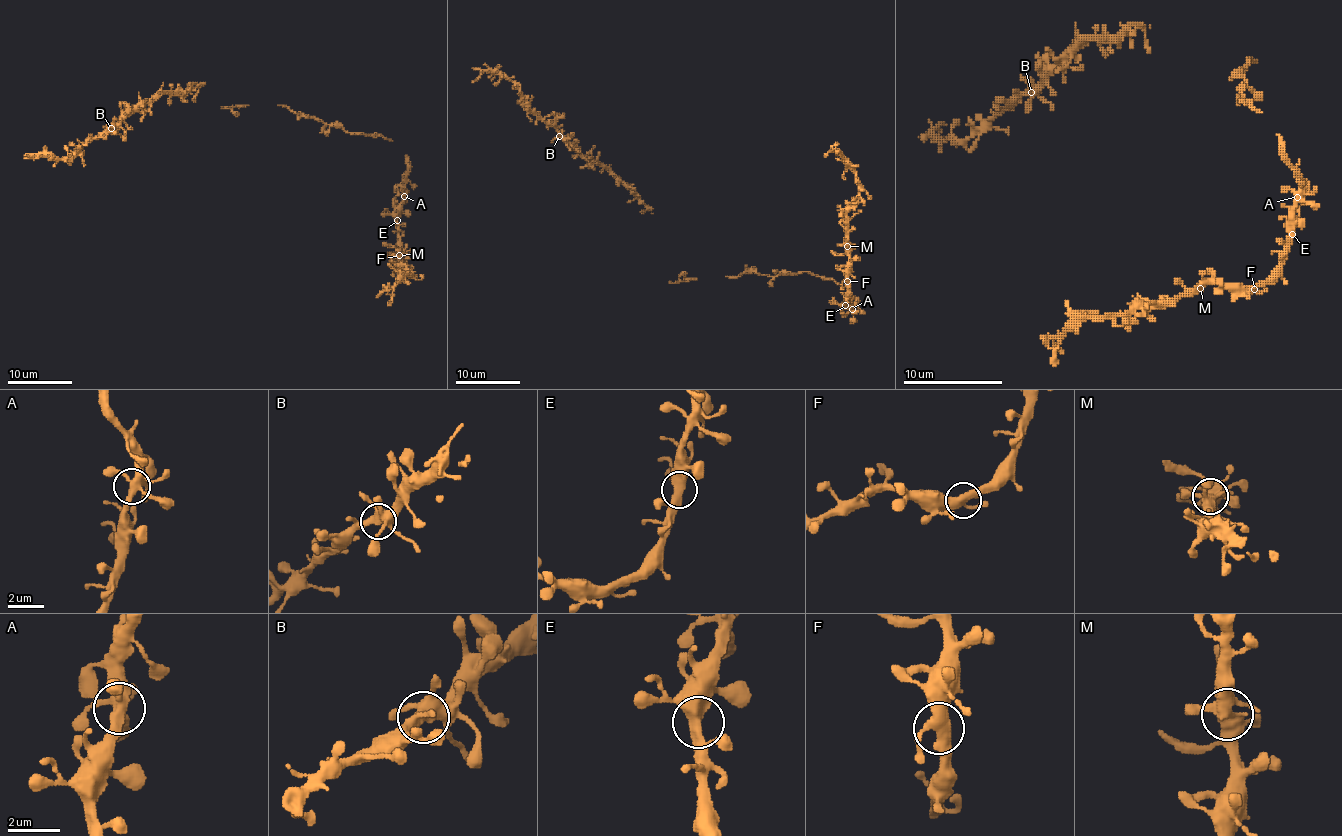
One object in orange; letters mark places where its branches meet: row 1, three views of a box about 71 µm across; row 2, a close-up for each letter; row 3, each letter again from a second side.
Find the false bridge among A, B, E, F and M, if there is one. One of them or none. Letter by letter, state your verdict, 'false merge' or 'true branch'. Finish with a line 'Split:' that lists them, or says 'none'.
A: true branch
B: true branch
E: true branch
F: true branch
M: true branch
Split: none

